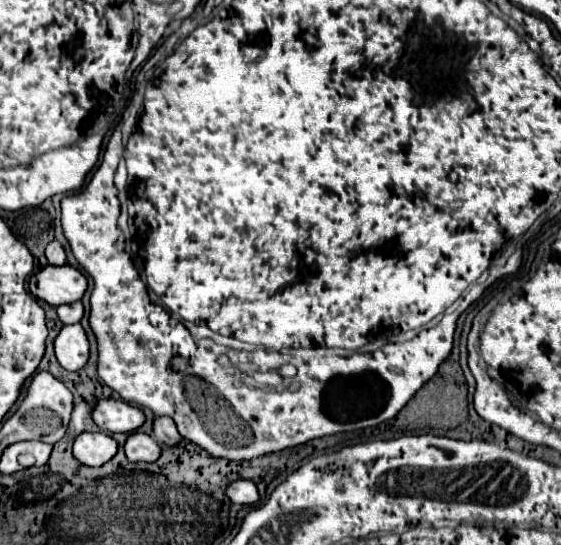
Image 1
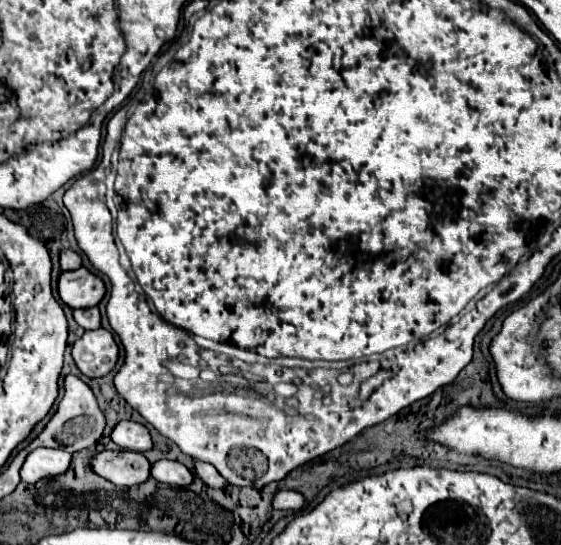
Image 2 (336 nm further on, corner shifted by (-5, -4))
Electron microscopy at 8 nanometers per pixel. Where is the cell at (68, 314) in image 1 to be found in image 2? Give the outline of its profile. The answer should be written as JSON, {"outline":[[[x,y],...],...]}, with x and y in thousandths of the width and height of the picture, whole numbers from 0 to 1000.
{"outline":[[[175,563],[135,567],[132,571],[132,585],[150,604],[175,604],[178,600],[178,571],[175,571]]]}

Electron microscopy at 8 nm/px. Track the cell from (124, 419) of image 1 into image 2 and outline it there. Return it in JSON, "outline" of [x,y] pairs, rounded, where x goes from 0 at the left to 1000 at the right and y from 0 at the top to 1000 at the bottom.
{"outline":[[[214,772],[200,791],[200,809],[214,824],[228,824],[228,828],[257,831],[271,824],[271,806],[264,787],[242,772]]]}

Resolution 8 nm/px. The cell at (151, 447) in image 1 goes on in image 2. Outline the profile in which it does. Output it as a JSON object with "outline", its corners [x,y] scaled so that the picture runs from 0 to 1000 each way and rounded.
{"outline":[[[299,842],[278,846],[271,853],[271,875],[285,886],[317,890],[317,894],[332,894],[332,890],[346,886],[346,872],[332,853],[317,850],[317,846],[299,846]]]}

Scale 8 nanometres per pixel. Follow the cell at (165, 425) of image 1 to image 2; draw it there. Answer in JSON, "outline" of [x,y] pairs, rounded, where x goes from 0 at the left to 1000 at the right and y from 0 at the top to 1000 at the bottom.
{"outline":[[[353,846],[349,850],[349,872],[378,897],[399,897],[399,894],[410,890],[403,879],[396,879],[396,872],[374,850],[357,850]]]}

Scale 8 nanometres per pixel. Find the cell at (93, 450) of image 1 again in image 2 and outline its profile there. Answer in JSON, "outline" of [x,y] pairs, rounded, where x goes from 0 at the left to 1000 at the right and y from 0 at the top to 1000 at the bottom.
{"outline":[[[182,828],[168,835],[164,861],[214,894],[250,890],[267,875],[264,842],[239,828]]]}

